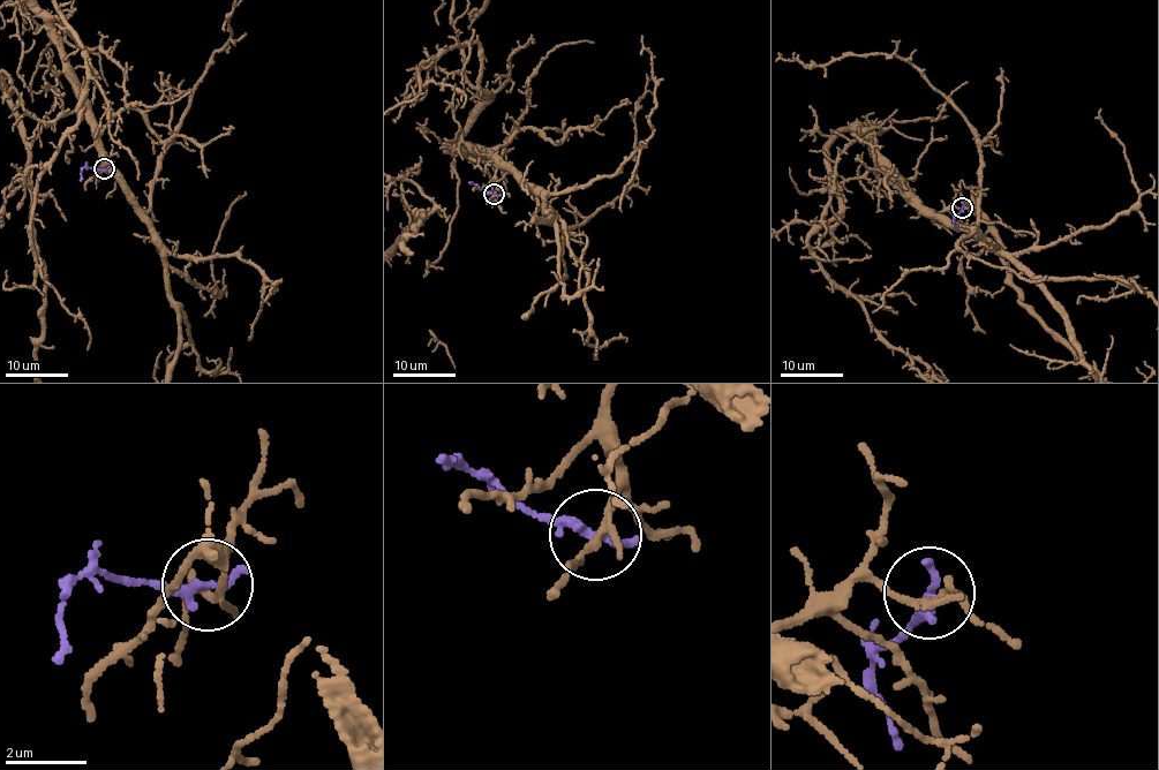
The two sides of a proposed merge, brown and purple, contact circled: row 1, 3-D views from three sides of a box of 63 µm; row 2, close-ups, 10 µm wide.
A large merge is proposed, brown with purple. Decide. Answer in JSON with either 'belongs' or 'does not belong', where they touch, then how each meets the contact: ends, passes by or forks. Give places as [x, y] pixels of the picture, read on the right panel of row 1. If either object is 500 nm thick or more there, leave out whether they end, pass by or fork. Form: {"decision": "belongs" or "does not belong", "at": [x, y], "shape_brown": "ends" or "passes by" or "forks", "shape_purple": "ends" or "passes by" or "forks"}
{"decision": "does not belong", "at": [962, 208], "shape_brown": "passes by", "shape_purple": "ends"}

